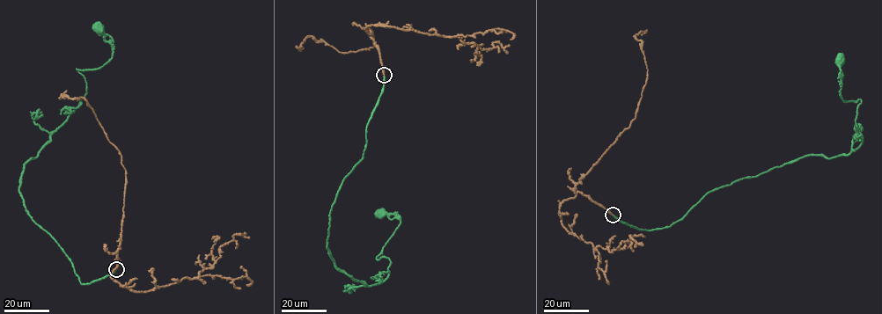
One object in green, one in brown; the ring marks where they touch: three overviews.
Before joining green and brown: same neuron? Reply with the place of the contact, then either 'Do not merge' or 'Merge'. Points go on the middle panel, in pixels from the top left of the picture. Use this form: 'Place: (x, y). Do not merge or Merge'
Place: (384, 75). Merge

